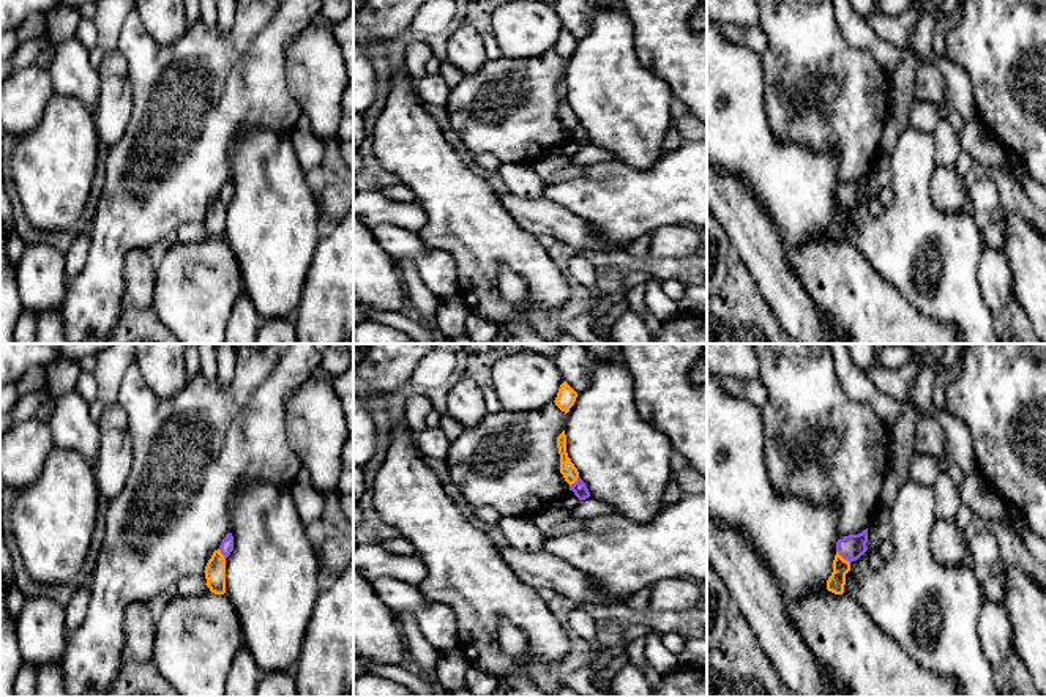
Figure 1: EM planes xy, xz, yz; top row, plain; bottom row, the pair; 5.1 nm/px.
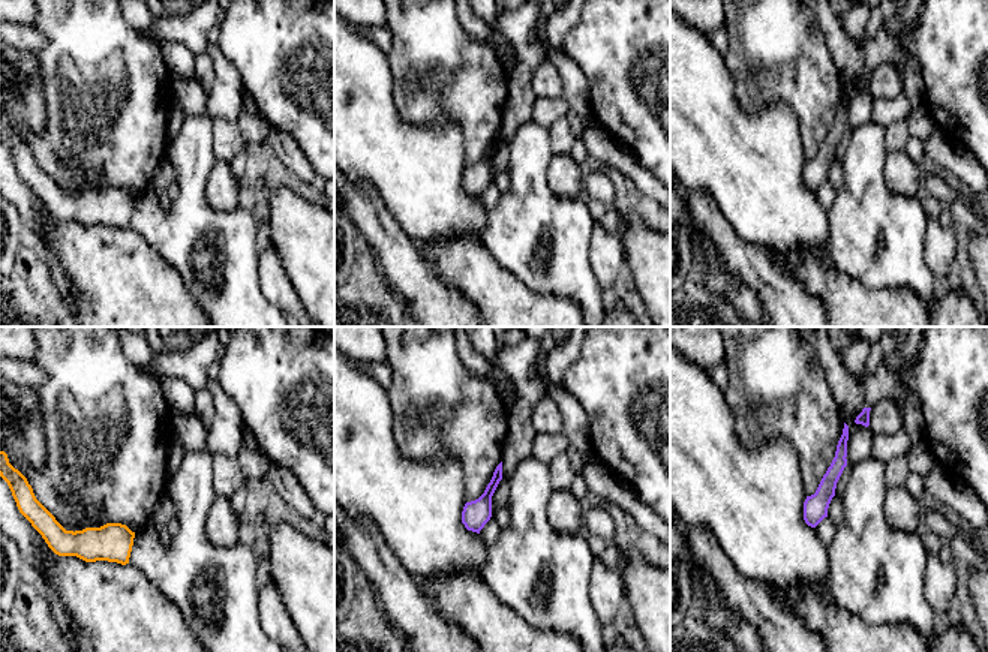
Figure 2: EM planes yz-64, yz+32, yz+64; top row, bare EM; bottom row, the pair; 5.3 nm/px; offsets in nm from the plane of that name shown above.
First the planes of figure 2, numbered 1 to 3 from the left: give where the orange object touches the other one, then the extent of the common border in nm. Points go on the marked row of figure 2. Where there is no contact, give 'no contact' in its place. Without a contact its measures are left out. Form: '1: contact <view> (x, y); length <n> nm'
1: no contact
2: no contact
3: no contact

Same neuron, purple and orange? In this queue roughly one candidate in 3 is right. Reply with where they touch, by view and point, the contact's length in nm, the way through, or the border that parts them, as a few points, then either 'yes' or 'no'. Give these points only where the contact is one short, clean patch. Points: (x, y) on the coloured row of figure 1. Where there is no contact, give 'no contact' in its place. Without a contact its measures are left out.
meets purple in yz at (843, 557); contact 100 nm long; border along yz (836, 551), (849, 563); no

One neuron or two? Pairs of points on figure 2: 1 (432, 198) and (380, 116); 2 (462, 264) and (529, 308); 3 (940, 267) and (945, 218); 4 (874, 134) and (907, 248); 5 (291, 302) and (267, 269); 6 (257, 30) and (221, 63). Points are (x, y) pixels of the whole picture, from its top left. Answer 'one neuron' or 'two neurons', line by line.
1: one neuron
2: one neuron
3: two neurons
4: one neuron
5: one neuron
6: two neurons

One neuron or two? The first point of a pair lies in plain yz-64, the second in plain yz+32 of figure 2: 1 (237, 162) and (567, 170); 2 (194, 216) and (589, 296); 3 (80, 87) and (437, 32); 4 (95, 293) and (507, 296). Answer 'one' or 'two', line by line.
1: two
2: one
3: one
4: one

